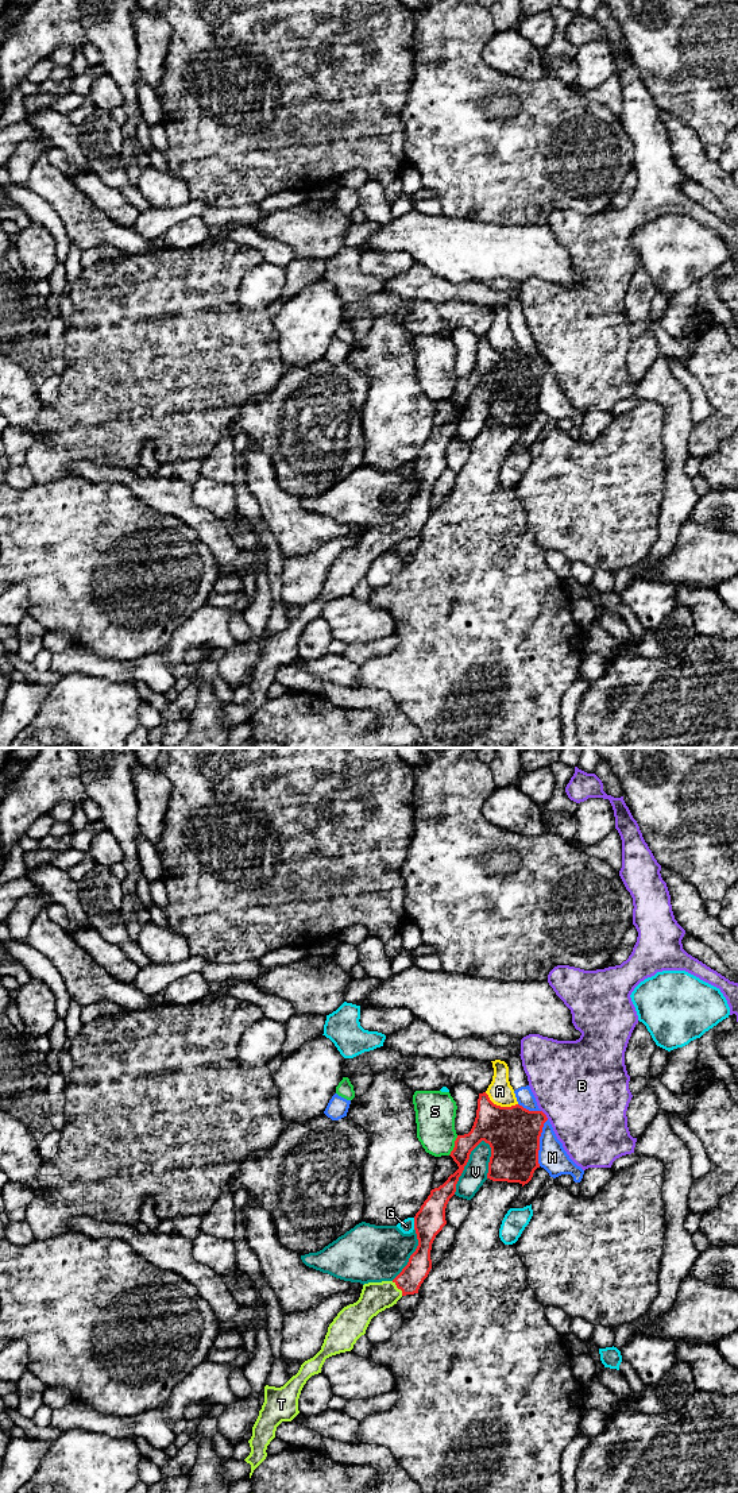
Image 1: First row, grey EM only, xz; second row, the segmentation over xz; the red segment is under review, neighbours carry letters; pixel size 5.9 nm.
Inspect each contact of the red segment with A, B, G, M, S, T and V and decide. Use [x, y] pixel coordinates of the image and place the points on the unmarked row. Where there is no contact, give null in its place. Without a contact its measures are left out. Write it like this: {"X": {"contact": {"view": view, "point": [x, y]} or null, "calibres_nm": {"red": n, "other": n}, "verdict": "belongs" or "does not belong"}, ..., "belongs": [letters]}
{"A": {"contact": {"view": "xz", "point": [499, 350]}, "calibres_nm": {"red": 320, "other": 150}, "verdict": "does not belong"}, "B": {"contact": {"view": "xz", "point": [544, 358]}, "calibres_nm": {"red": 320, "other": 500}, "verdict": "does not belong"}, "G": {"contact": {"view": "xz", "point": [414, 467]}, "calibres_nm": {"red": 180, "other": 90}, "verdict": "does not belong"}, "M": {"contact": {"view": "xz", "point": [538, 386]}, "calibres_nm": {"red": 320, "other": 170}, "verdict": "does not belong"}, "S": {"contact": {"view": "xz", "point": [455, 389]}, "calibres_nm": {"red": 220, "other": 240}, "verdict": "does not belong"}, "T": {"contact": {"view": "xz", "point": [398, 532]}, "calibres_nm": {"red": 150, "other": 180}, "verdict": "belongs"}, "V": {"contact": {"view": "xz", "point": [464, 409]}, "calibres_nm": {"red": 200, "other": 140}, "verdict": "does not belong"}, "belongs": ["T"]}

